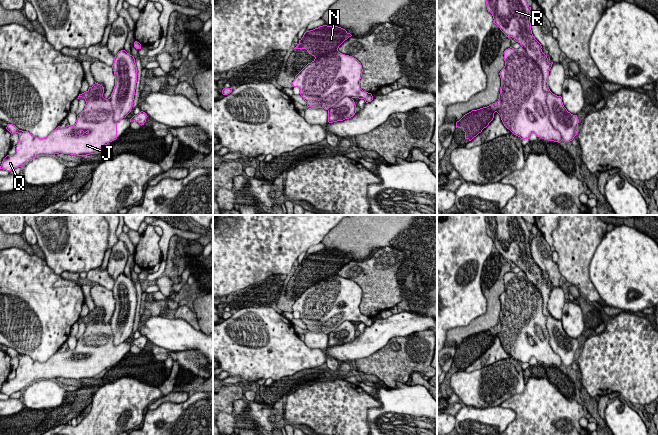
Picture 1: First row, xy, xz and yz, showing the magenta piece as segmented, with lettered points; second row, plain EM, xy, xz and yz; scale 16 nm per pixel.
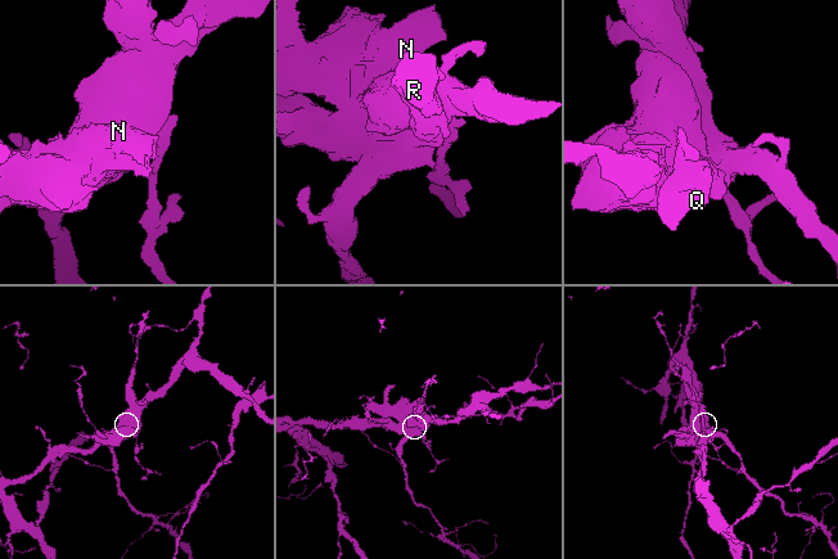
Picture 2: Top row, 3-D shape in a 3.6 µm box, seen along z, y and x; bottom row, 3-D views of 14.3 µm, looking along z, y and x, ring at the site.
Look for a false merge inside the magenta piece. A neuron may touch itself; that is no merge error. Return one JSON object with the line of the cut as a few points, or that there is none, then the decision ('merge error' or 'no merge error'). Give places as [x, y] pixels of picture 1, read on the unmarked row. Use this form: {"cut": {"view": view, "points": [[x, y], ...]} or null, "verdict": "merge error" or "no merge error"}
{"cut": {"view": "yz", "points": [[522, 270], [541, 295], [549, 345], [562, 363]]}, "verdict": "merge error"}

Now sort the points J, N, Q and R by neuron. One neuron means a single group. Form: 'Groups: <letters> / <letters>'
Groups: J N Q / R

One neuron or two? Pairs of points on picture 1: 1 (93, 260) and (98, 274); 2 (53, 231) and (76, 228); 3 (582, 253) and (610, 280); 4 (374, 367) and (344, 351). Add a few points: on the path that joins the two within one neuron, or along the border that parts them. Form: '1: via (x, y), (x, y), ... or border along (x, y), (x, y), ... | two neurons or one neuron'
1: border along (100, 266), (87, 272) | two neurons
2: via (59, 231), (70, 231) | one neuron
3: border along (601, 240), (589, 264), (589, 279), (592, 284) | two neurons
4: border along (380, 349), (367, 356), (357, 358), (352, 363) | two neurons

